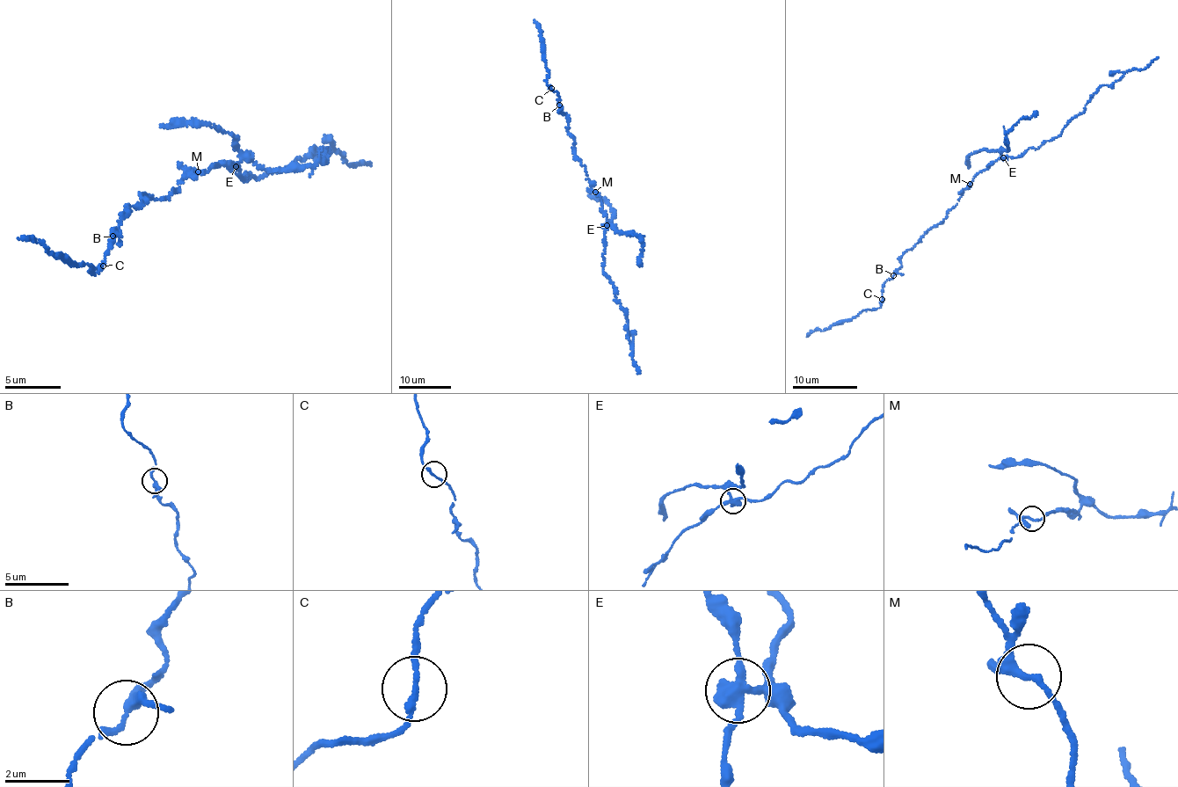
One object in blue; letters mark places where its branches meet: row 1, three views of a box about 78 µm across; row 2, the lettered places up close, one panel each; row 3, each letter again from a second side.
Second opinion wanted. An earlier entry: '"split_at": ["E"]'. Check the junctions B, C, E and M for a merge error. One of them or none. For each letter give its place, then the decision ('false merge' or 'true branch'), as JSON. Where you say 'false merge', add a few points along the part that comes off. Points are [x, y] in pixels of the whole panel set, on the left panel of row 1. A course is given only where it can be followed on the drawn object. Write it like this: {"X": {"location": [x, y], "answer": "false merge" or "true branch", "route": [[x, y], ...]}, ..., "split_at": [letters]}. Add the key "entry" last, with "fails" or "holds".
{"B": {"location": [112, 236], "answer": "true branch"}, "C": {"location": [103, 265], "answer": "true branch"}, "E": {"location": [236, 166], "answer": "false merge", "route": [[236, 165], [245, 160], [273, 169], [310, 166], [321, 161], [324, 150]]}, "M": {"location": [198, 171], "answer": "true branch"}, "split_at": ["E"], "entry": "holds"}

